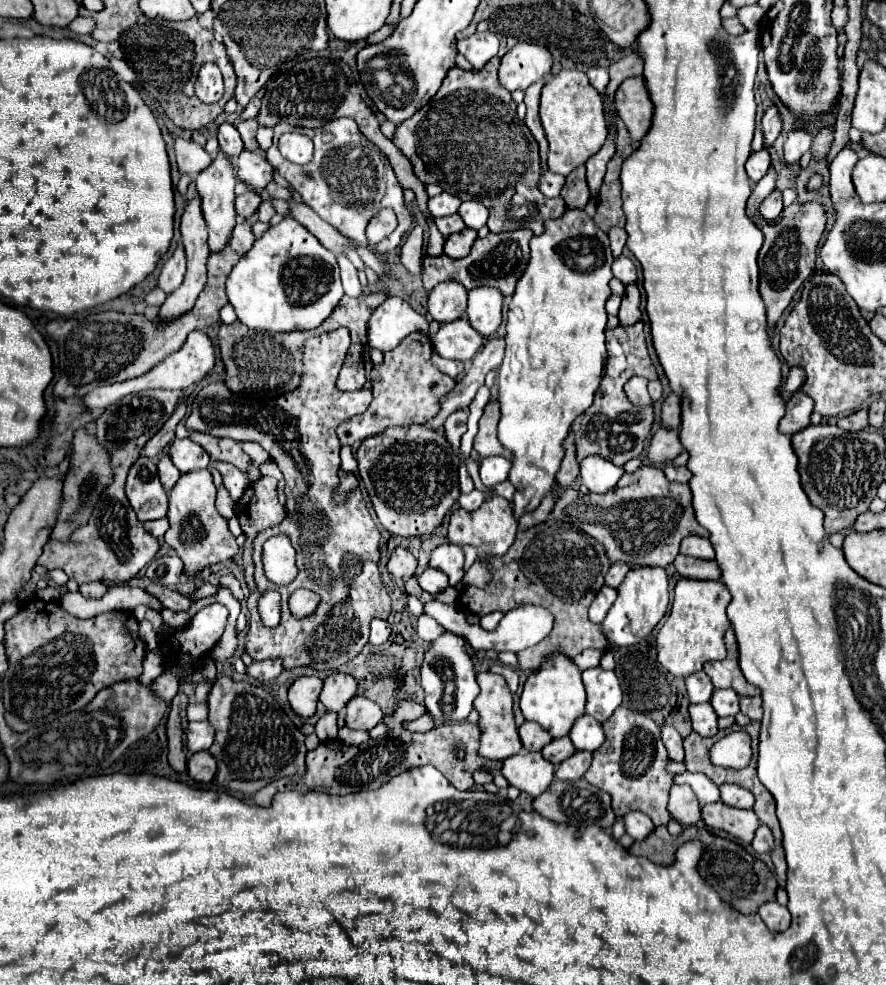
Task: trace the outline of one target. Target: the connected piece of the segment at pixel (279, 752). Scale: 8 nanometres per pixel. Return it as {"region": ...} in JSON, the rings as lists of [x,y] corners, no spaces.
{"region":[[[230,676],[218,678],[208,696],[208,722],[216,730],[216,740],[210,748],[218,762],[218,772],[212,780],[216,786],[254,794],[278,778],[306,772],[304,734],[260,684],[236,682]]]}

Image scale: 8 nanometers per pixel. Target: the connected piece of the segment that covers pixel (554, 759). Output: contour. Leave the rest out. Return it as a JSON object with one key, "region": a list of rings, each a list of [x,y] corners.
{"region":[[[568,736],[558,738],[558,740],[552,740],[550,744],[546,744],[546,746],[542,748],[542,756],[544,756],[546,760],[550,760],[552,764],[556,764],[556,766],[558,766],[560,762],[564,762],[566,758],[570,758],[574,752],[576,752],[576,748],[574,748],[574,744],[570,742]]]}

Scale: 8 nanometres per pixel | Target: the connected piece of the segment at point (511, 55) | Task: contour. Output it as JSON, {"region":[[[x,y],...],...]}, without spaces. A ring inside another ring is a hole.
{"region":[[[518,42],[502,56],[498,76],[506,90],[526,90],[532,82],[548,76],[550,68],[552,54],[548,48],[530,42]]]}

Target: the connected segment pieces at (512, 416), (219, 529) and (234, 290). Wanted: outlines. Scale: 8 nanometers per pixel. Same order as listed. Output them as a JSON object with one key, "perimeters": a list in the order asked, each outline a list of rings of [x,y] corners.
{"perimeters":[[[[566,210],[560,218],[556,220],[546,220],[544,224],[544,232],[540,236],[532,236],[530,240],[530,262],[526,266],[526,272],[522,274],[522,278],[518,280],[514,292],[514,298],[508,306],[508,322],[506,322],[506,354],[504,354],[504,362],[502,362],[502,368],[500,368],[500,394],[498,394],[498,402],[500,402],[500,410],[502,410],[502,418],[500,418],[500,424],[498,424],[498,440],[504,448],[512,450],[514,452],[514,462],[512,462],[512,468],[510,468],[510,482],[516,486],[516,494],[514,494],[514,516],[520,518],[524,512],[530,512],[530,510],[536,510],[538,504],[542,502],[542,498],[552,490],[552,486],[556,484],[554,482],[554,476],[560,468],[560,462],[564,458],[564,448],[562,448],[562,442],[564,438],[568,436],[568,430],[572,426],[572,422],[592,404],[594,400],[594,392],[598,390],[598,384],[604,376],[604,364],[606,364],[606,346],[604,346],[604,330],[606,330],[606,320],[608,320],[608,314],[604,310],[604,304],[608,300],[608,296],[612,294],[608,282],[614,278],[612,276],[612,266],[614,258],[612,258],[612,252],[610,252],[610,242],[608,242],[608,234],[602,232],[594,220],[584,212],[584,210]]],[[[194,470],[194,472],[182,474],[178,484],[170,490],[170,496],[168,496],[166,518],[170,522],[170,528],[164,534],[164,540],[182,558],[184,574],[192,582],[206,566],[232,560],[234,554],[240,550],[234,534],[228,528],[228,520],[216,512],[214,500],[216,500],[216,486],[212,482],[210,470]]],[[[284,218],[258,238],[226,280],[226,296],[238,320],[256,330],[294,332],[318,328],[344,296],[336,256],[322,248],[302,224]]]]}

